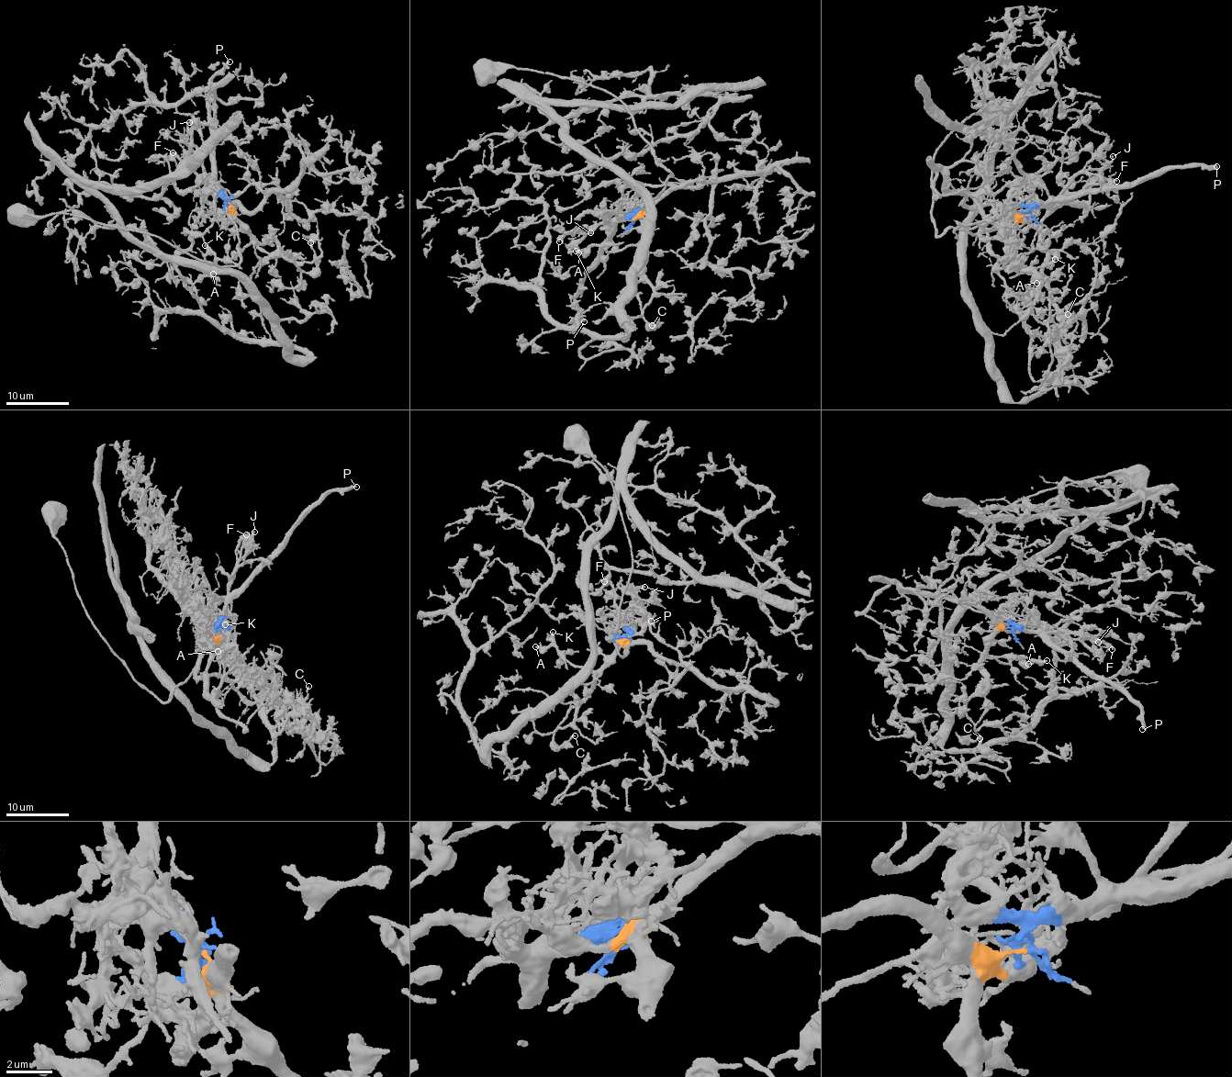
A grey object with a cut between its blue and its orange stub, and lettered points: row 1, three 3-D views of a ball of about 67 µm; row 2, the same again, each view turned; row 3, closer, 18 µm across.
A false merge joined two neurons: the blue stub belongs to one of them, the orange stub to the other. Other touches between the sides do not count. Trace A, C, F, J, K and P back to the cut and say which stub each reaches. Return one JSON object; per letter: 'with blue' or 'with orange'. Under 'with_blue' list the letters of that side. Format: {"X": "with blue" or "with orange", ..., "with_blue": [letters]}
{"A": "with orange", "C": "with orange", "F": "with blue", "J": "with blue", "K": "with orange", "P": "with blue", "with_blue": ["F", "J", "P"]}

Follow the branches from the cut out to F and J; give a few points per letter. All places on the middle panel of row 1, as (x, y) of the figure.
F: (635, 220), (627, 216), (584, 229), (574, 229), (558, 241)
J: (635, 220), (627, 216), (596, 222), (587, 230), (590, 232)

